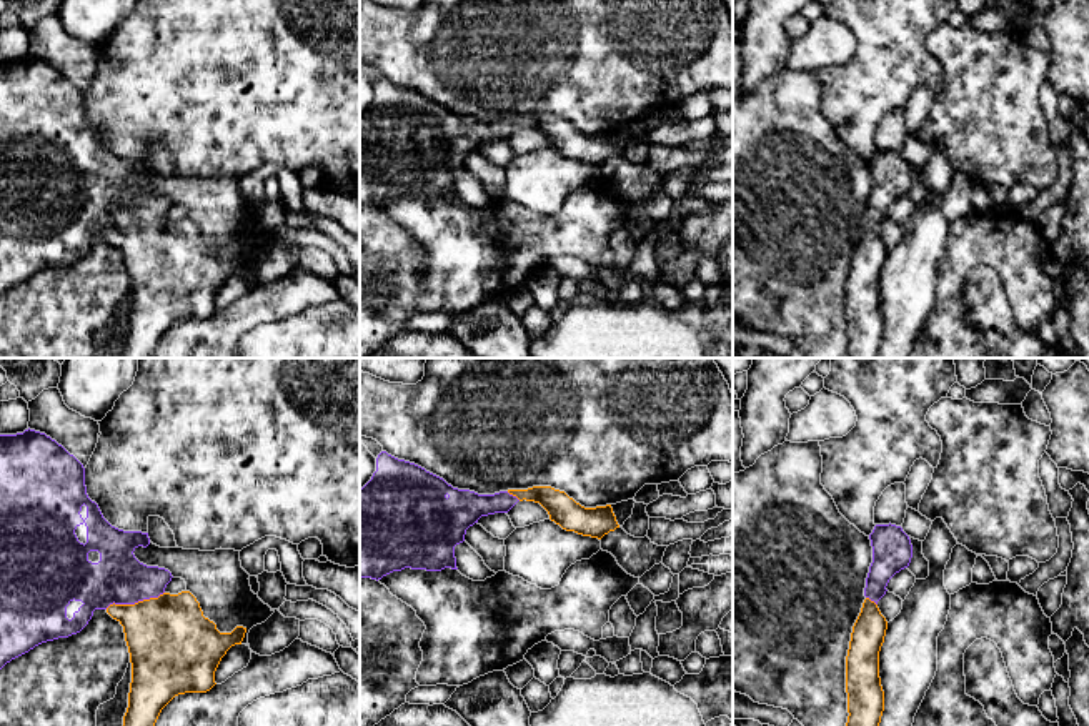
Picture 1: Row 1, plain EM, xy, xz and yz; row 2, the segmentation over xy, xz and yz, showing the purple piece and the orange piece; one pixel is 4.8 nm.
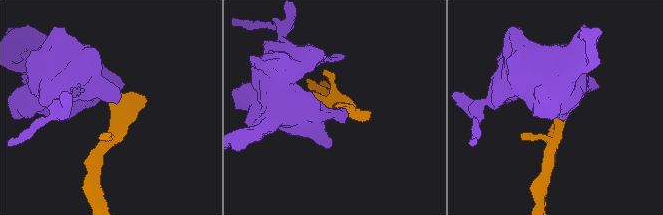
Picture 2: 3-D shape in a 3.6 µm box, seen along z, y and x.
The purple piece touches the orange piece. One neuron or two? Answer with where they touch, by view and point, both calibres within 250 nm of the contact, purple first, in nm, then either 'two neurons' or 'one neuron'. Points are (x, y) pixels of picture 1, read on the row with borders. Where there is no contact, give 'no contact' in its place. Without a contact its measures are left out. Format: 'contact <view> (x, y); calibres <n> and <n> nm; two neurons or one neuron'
contact xy (134, 603); calibres 240 and 400 nm; one neuron

